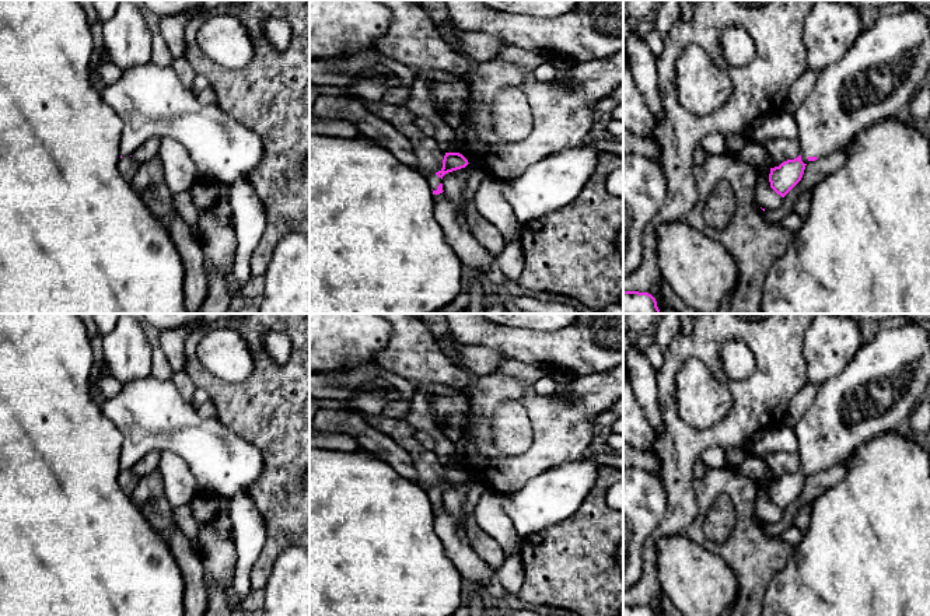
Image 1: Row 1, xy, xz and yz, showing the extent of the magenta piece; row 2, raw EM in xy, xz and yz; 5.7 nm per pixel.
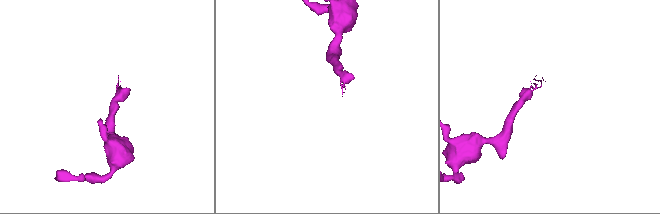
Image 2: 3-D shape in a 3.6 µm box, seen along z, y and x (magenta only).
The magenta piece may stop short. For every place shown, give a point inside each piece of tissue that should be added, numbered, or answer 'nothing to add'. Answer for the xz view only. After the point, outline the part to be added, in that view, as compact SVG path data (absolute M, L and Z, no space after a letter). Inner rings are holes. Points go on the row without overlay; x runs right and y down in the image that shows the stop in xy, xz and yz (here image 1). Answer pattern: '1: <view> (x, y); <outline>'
1: xz (433, 493); M436 487L427 490L427 496L433 504L437 504L437 500L443 496Z

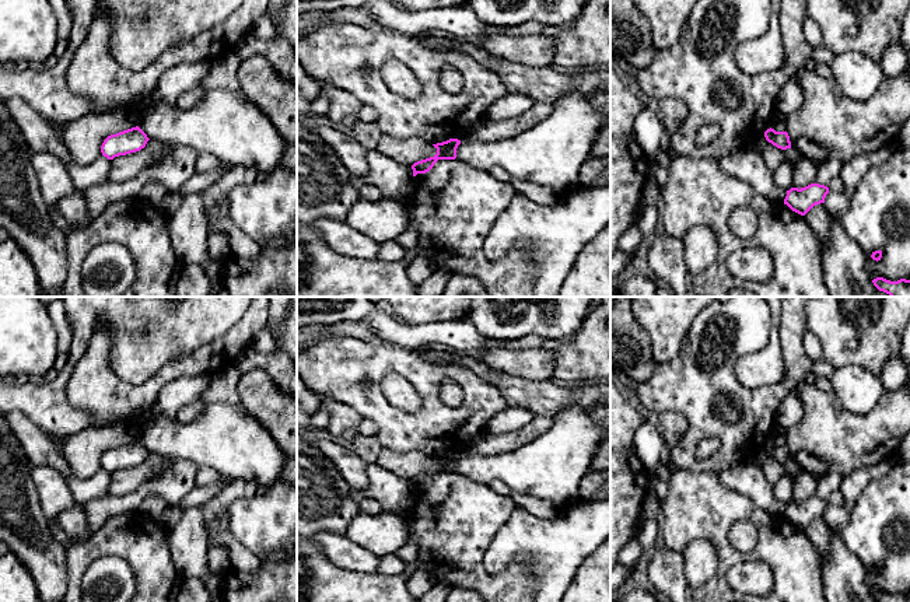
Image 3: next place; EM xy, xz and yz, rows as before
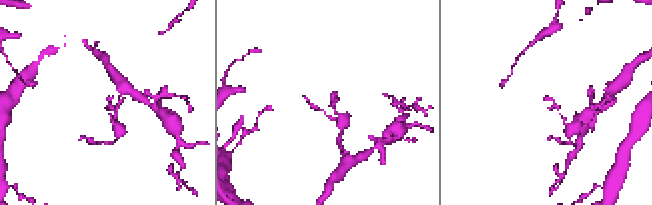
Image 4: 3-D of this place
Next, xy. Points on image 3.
nothing to add

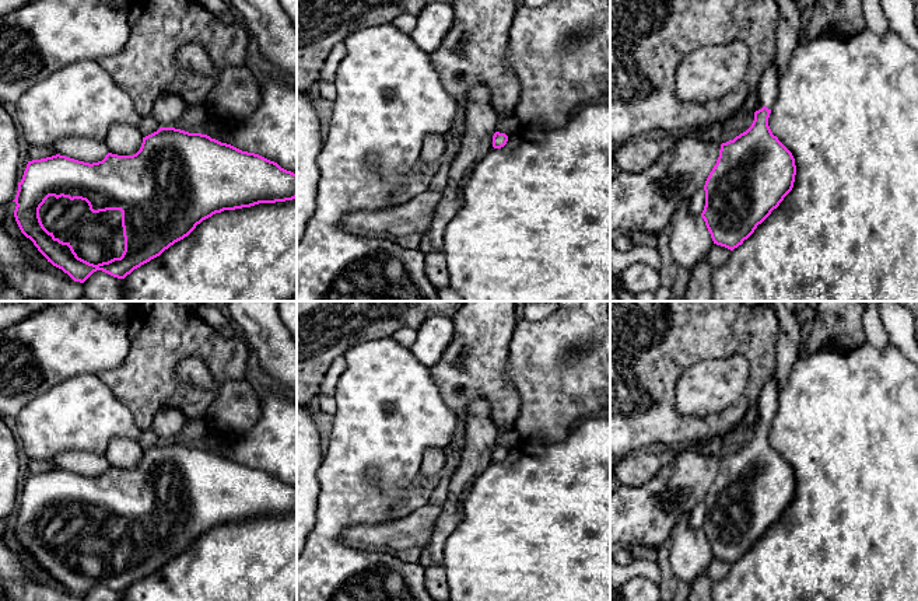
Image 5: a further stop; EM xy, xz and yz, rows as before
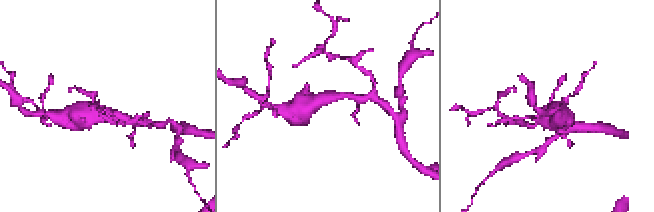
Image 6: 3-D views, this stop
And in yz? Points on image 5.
1: yz (767, 404); M772 375L763 387L758 401L757 401L757 409L758 409L758 417L757 423L761 423L763 420L767 420L768 423L772 423L775 417L775 410L778 408L778 382L775 375Z

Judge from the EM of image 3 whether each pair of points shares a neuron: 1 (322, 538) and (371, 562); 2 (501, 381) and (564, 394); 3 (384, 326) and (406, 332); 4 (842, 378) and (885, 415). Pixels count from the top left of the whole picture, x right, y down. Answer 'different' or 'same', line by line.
1: same
2: same
3: same
4: different

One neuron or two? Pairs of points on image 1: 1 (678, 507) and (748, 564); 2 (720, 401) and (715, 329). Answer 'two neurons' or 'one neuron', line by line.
1: two neurons
2: two neurons

